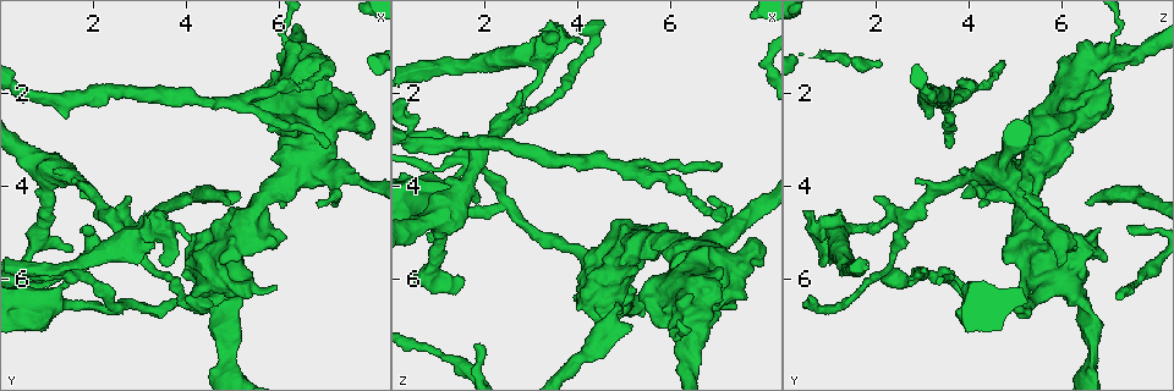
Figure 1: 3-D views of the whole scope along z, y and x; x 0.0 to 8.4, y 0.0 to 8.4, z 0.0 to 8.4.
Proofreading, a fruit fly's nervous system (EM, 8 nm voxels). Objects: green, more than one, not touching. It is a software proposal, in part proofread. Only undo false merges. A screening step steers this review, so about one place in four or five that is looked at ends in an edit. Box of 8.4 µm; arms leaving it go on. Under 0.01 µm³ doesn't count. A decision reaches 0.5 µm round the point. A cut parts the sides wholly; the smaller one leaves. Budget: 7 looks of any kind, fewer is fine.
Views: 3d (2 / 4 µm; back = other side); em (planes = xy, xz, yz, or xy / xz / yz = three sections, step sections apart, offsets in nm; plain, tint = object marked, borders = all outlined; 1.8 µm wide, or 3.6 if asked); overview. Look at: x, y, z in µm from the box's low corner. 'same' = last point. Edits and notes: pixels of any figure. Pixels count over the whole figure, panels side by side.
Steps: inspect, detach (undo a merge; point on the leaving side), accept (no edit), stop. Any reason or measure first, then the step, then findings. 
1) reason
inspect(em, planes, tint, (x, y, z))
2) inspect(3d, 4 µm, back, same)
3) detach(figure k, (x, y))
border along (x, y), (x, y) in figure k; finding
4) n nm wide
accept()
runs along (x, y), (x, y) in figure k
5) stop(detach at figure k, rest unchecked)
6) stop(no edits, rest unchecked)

thin neck
inspect(3d, 4 µm, (4.45, 6.05, 6.00))

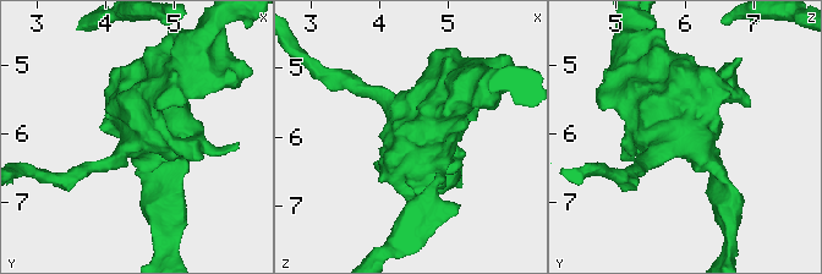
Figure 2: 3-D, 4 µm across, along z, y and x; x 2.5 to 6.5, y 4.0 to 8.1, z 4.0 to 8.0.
need the tissue
inspect(em, planes, tint, (4.50, 6.05, 5.95))

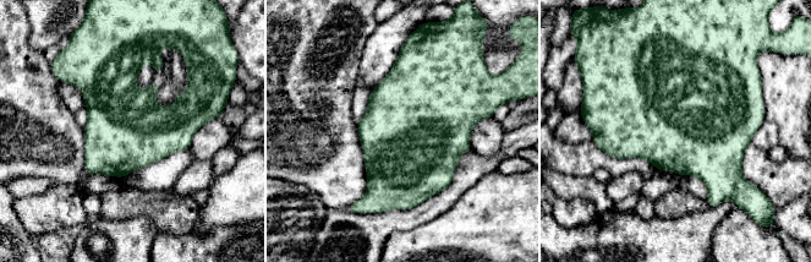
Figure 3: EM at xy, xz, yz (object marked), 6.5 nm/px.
accept()
continuous, no second neuron

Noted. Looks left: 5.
abrupt turn
inspect(3d, 4 µm, back, (4.65, 4.25, 6.95))

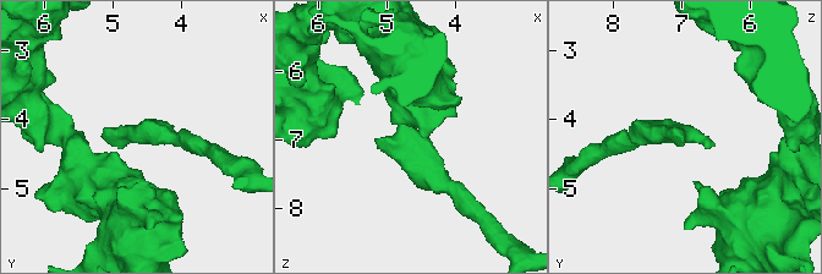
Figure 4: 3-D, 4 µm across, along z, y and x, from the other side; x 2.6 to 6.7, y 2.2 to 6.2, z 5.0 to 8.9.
inspect(em, planes, tint, (4.65, 4.20, 6.95))

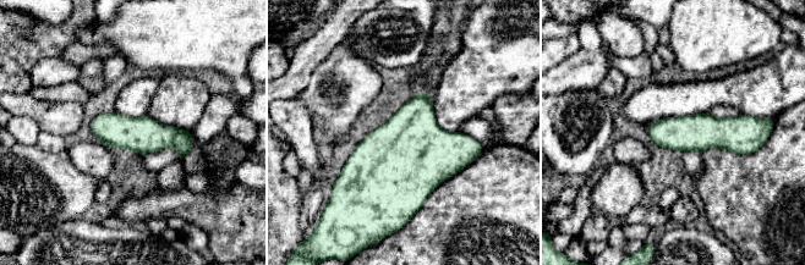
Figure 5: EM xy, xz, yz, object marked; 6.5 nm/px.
240 nm wide
accept()
runs along (751, 127), (739, 131), (651, 131) in figure 5; all the same neuron

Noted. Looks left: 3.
calibre changes
inspect(em, 3.6 µm, planes, plain, (1.40, 3.75, 4.40))

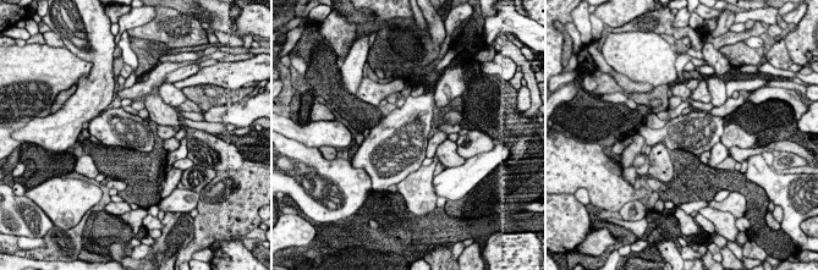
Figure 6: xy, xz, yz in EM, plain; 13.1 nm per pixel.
inspect(em, 3.6 µm, planes, tint, same)

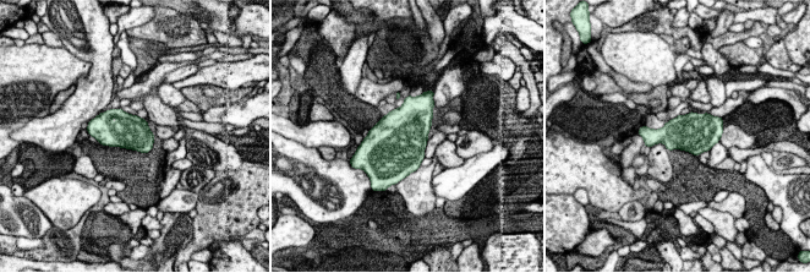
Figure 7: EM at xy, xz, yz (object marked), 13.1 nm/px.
460 nm wide
accept()
one neuron here

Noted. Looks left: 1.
stop(no edits, rest unchecked)

